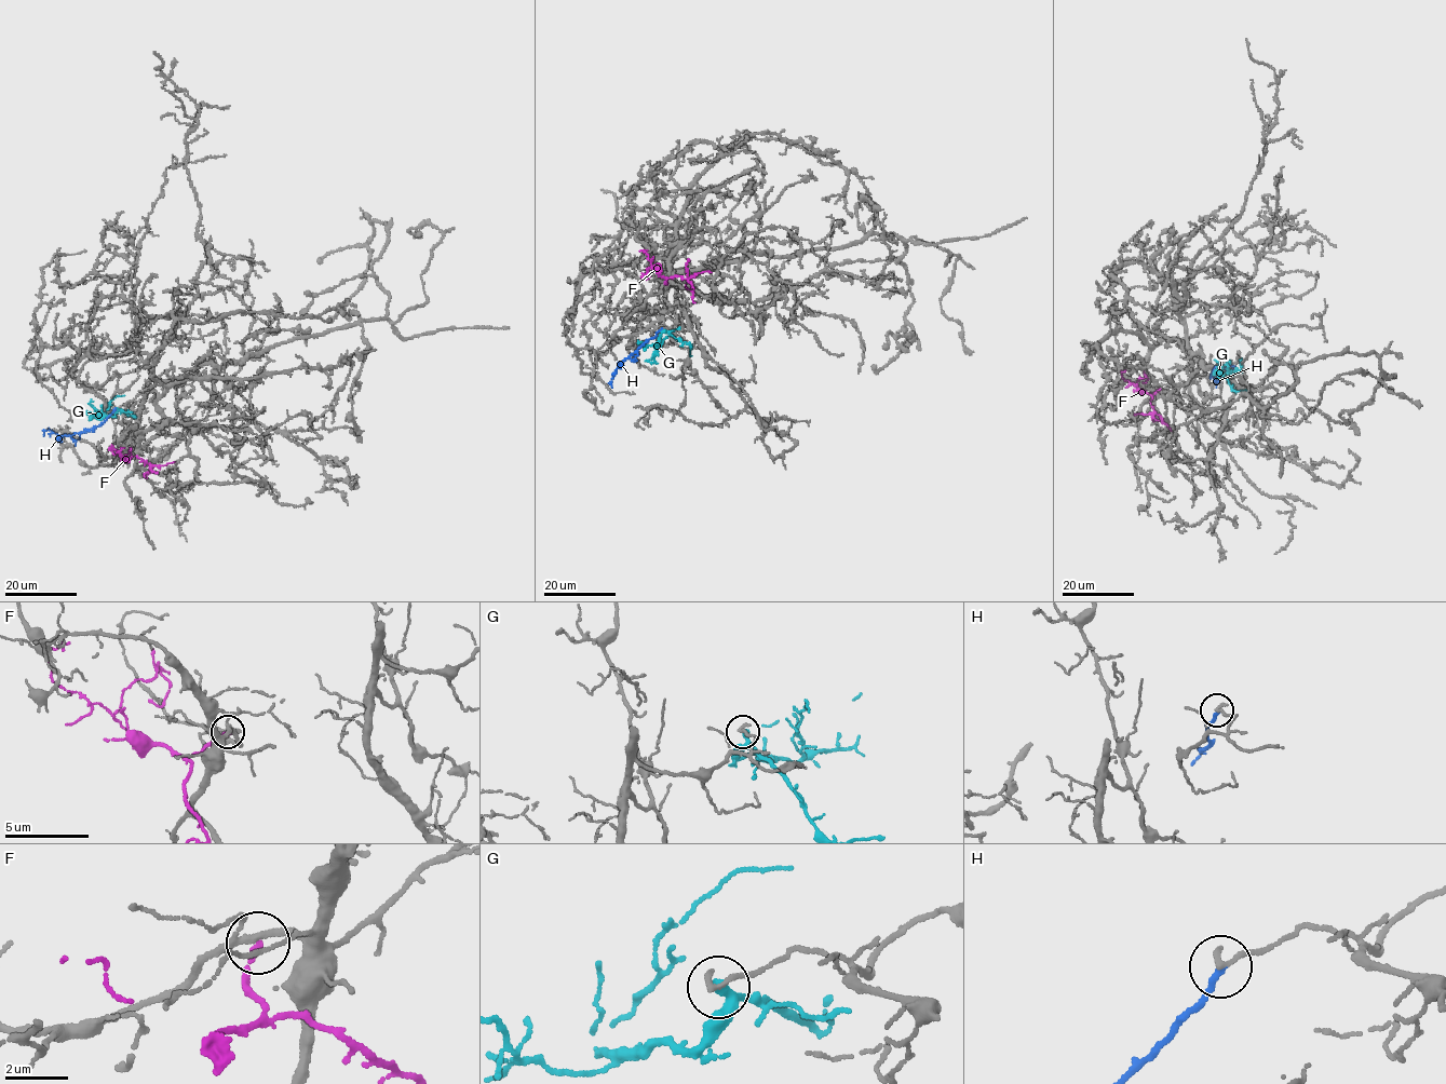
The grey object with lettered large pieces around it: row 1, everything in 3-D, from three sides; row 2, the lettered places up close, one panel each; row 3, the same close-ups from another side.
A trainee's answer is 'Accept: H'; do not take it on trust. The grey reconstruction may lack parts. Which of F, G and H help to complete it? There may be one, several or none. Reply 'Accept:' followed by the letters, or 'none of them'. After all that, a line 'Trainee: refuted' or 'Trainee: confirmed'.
Accept: none of them
Trainee: refuted

